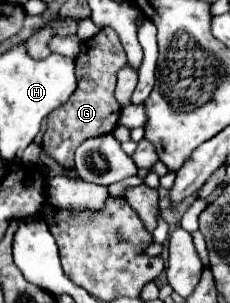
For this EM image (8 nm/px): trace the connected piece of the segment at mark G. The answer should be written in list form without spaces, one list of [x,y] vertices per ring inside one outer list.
[[[107,28],[95,34],[89,40],[81,42],[81,52],[75,58],[75,76],[77,76],[77,90],[71,98],[49,114],[47,130],[43,136],[43,150],[49,158],[53,158],[63,168],[73,168],[73,154],[79,144],[87,138],[107,134],[117,126],[117,118],[121,114],[119,104],[115,102],[113,90],[117,82],[117,72],[127,64],[125,50],[115,34],[115,30]]]

